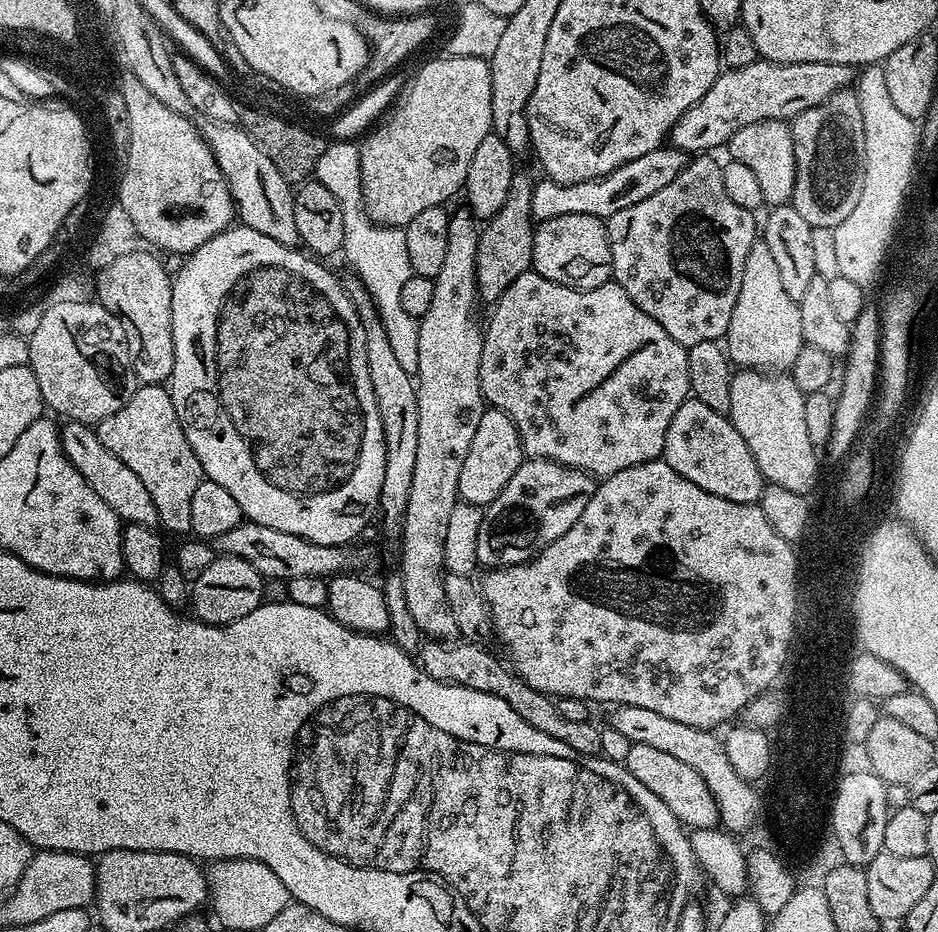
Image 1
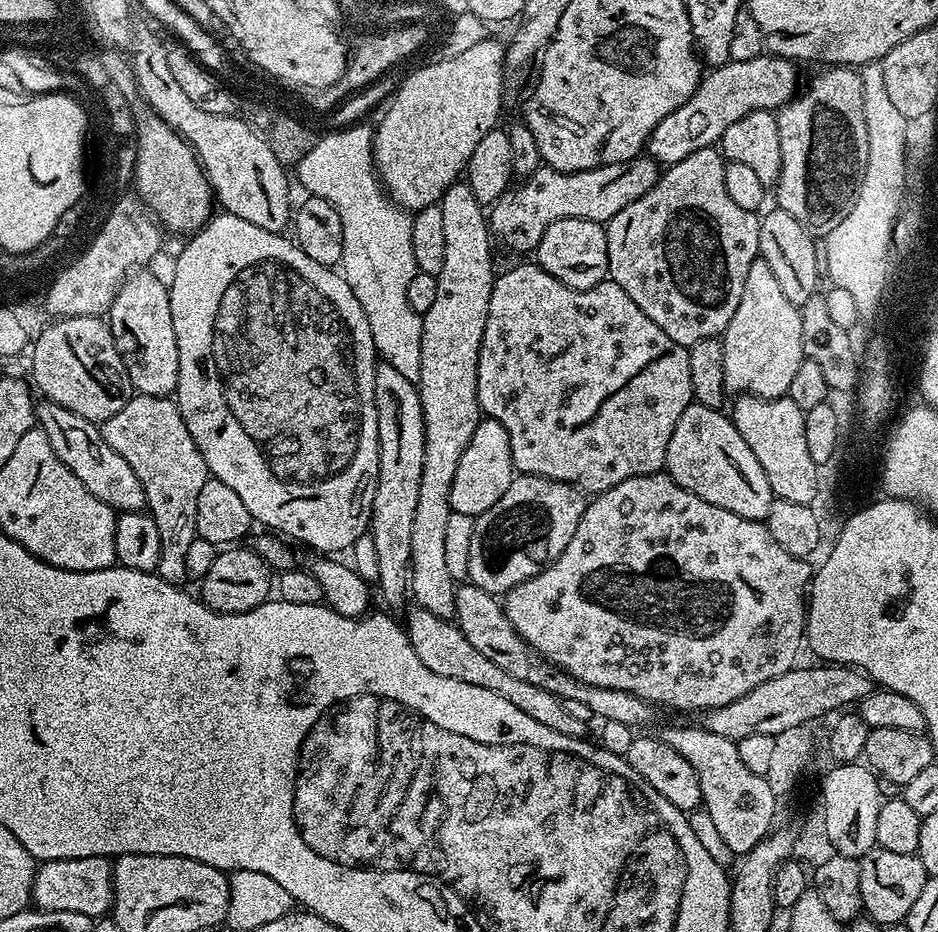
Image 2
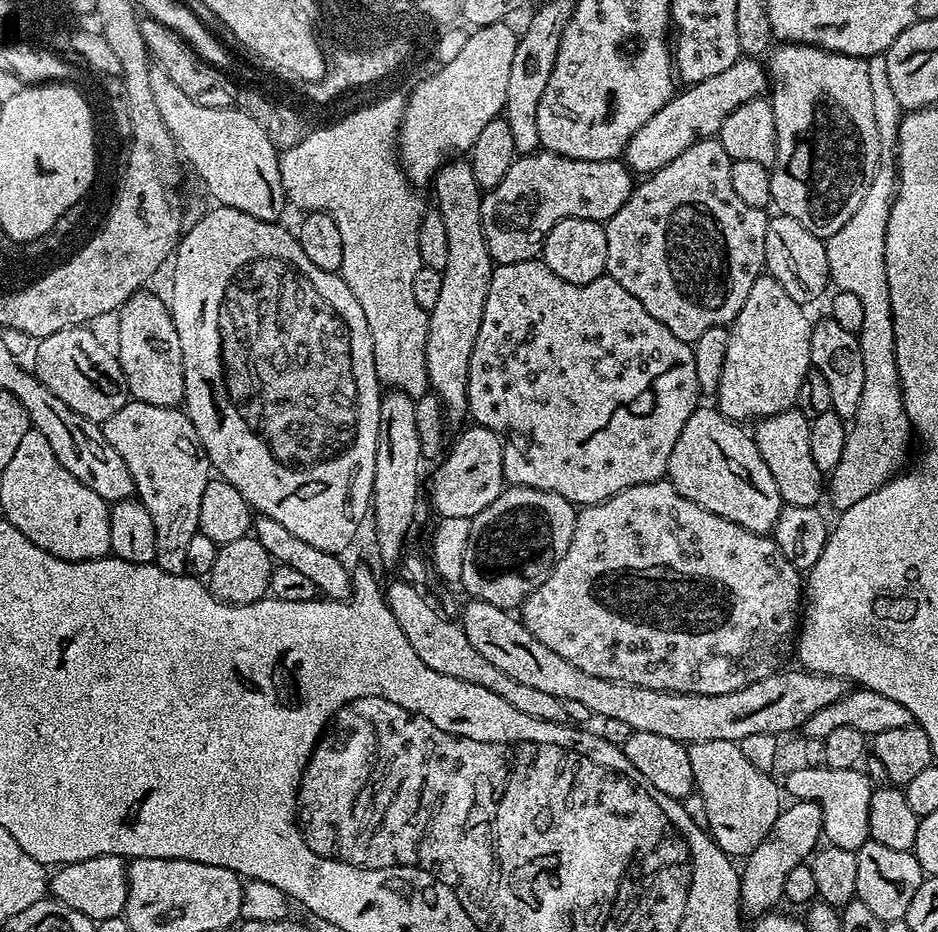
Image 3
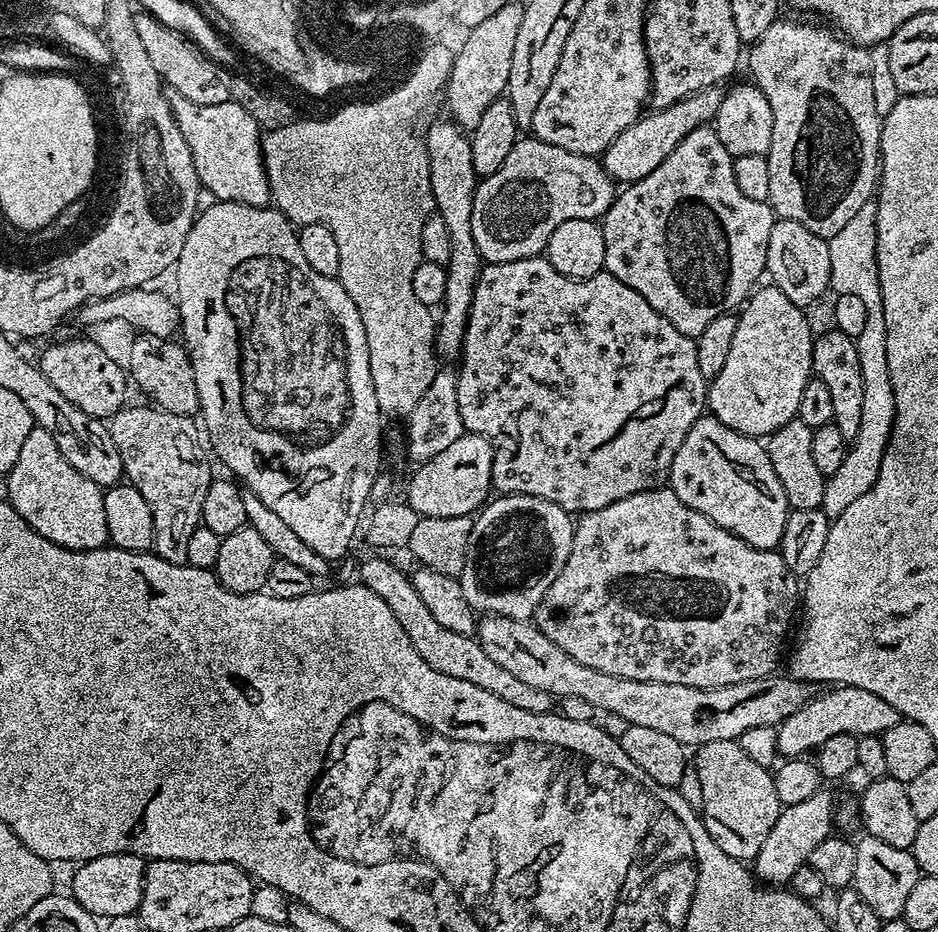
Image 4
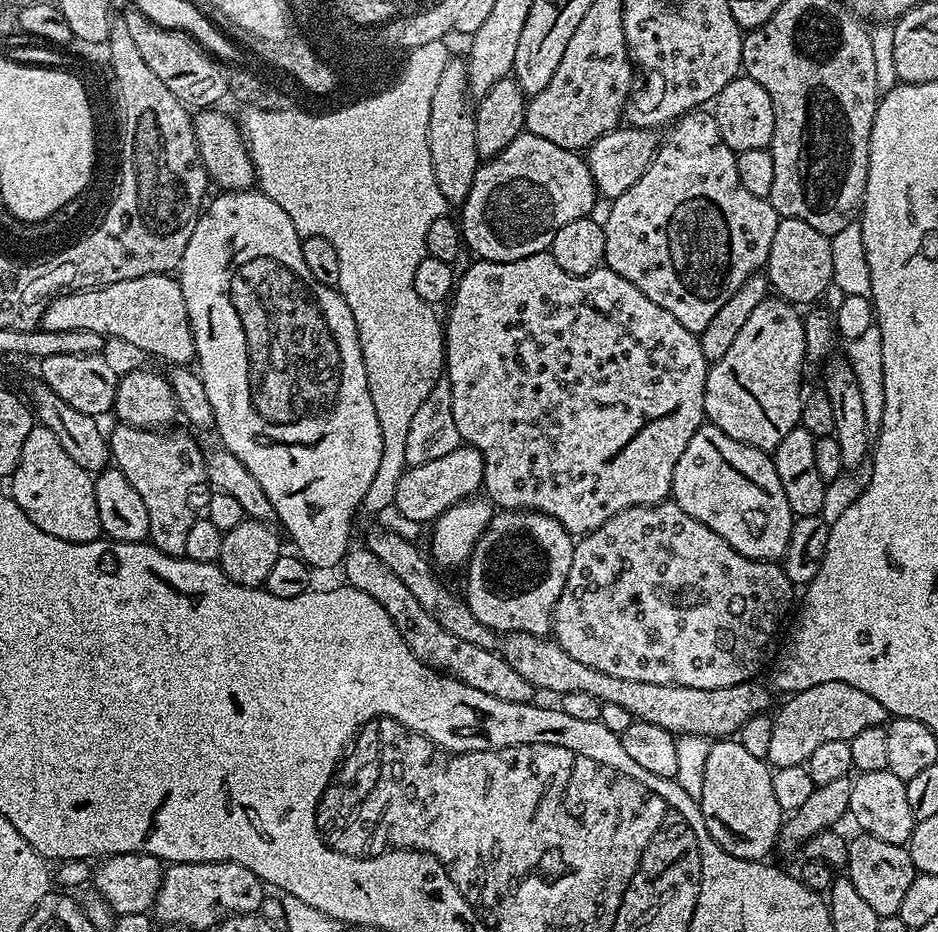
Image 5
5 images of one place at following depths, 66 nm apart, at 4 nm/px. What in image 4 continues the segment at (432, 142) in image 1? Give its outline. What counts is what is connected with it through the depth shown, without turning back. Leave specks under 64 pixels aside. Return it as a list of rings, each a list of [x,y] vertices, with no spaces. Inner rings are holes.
[[[509,2],[498,10],[486,22],[478,22],[478,26],[467,29],[464,45],[461,46],[460,52],[455,53],[452,61],[452,73],[448,76],[446,93],[448,92],[448,108],[451,119],[459,124],[465,130],[471,130],[478,126],[478,120],[482,118],[490,102],[501,99],[505,95],[508,79],[510,78],[510,58],[514,55],[514,41],[518,38],[518,26],[522,26],[522,14],[524,13],[524,4],[518,2]]]

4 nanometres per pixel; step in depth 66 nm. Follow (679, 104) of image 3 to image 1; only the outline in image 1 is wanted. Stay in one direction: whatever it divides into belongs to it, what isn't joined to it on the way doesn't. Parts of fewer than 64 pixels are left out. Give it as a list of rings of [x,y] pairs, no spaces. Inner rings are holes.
[[[763,58],[750,66],[721,71],[719,78],[702,94],[702,98],[672,127],[671,147],[689,154],[708,154],[711,148],[723,149],[728,139],[742,126],[767,120],[787,120],[826,102],[835,92],[845,91],[857,79],[858,72],[851,64],[802,62],[776,64]]]

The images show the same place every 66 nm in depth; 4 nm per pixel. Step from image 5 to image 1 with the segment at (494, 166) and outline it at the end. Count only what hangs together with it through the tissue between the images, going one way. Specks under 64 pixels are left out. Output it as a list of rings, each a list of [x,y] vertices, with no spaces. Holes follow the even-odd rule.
[[[661,146],[650,150],[650,154],[642,154],[642,158],[634,158],[634,162],[626,162],[626,166],[618,166],[618,170],[590,182],[559,184],[547,178],[537,179],[532,190],[533,217],[542,221],[558,218],[562,214],[590,214],[601,218],[613,216],[618,214],[618,210],[634,206],[634,202],[642,202],[645,198],[650,198],[650,194],[658,194],[658,190],[670,186],[670,182],[674,182],[676,175],[689,161],[689,153],[671,146]]]

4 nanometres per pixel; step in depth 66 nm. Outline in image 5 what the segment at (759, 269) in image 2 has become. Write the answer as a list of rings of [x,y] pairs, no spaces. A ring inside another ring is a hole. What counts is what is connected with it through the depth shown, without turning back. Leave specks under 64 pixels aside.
[[[769,298],[754,306],[750,319],[742,325],[738,338],[734,338],[734,346],[726,350],[721,360],[709,367],[706,378],[706,394],[704,395],[704,414],[707,423],[718,426],[730,438],[751,448],[775,450],[778,442],[790,434],[800,423],[800,375],[804,372],[808,347],[804,333],[805,317],[799,316],[797,309],[783,298]]]

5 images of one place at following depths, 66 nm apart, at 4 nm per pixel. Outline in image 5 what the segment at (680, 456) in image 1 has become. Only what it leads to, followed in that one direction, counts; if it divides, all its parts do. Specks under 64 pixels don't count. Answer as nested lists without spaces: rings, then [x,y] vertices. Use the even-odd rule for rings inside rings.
[[[703,423],[700,429],[686,442],[686,450],[682,450],[682,458],[678,458],[678,466],[674,466],[671,499],[690,518],[702,522],[702,526],[710,526],[714,534],[726,538],[738,554],[751,560],[783,561],[790,530],[794,519],[790,510],[790,502],[786,502],[786,490],[782,490],[782,482],[778,482],[778,470],[775,459],[763,448],[751,448],[749,444],[730,438],[718,426]]]

